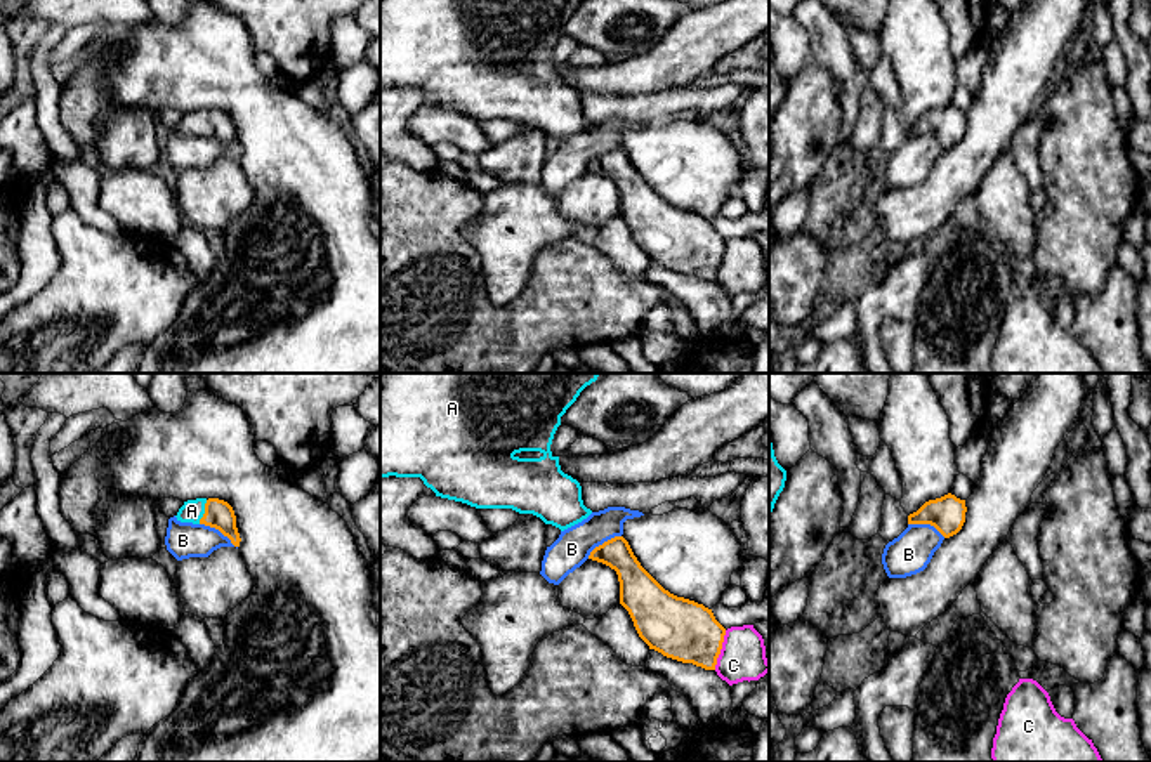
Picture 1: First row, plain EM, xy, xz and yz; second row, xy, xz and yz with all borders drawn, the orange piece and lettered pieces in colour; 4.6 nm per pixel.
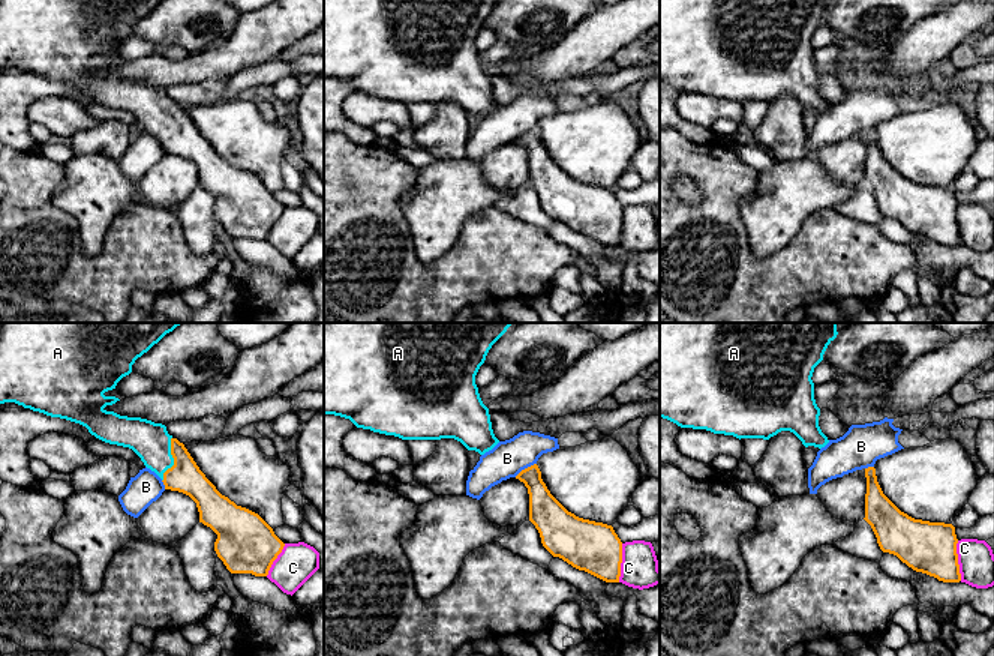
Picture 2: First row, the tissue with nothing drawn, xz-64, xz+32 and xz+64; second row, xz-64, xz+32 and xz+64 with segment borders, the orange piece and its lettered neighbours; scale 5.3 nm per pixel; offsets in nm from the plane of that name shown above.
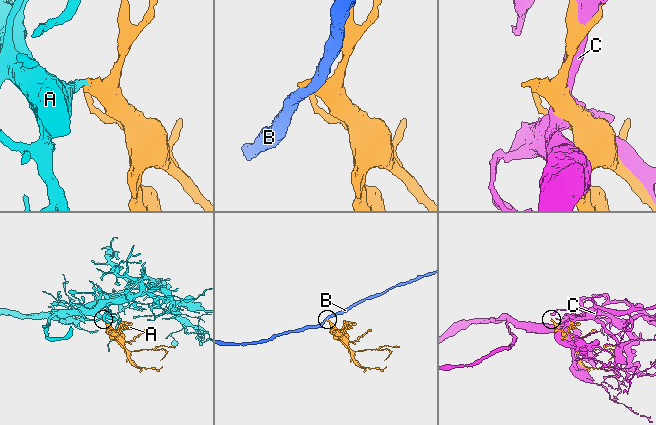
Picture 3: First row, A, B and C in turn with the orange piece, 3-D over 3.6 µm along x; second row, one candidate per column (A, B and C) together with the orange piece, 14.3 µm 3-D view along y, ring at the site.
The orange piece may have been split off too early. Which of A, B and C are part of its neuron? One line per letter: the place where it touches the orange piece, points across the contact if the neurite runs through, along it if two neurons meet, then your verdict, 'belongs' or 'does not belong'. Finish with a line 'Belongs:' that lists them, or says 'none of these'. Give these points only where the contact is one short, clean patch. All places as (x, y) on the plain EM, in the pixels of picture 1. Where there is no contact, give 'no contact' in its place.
A: xy (205, 124) | across xy (219, 125), (205, 124), (191, 122) | belongs
B: xy (219, 141) | along xy (200, 134), (217, 139), (236, 158) | does not belong
C: xz (721, 259) | does not belong
Belongs: A

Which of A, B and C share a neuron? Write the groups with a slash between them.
A / B / C

